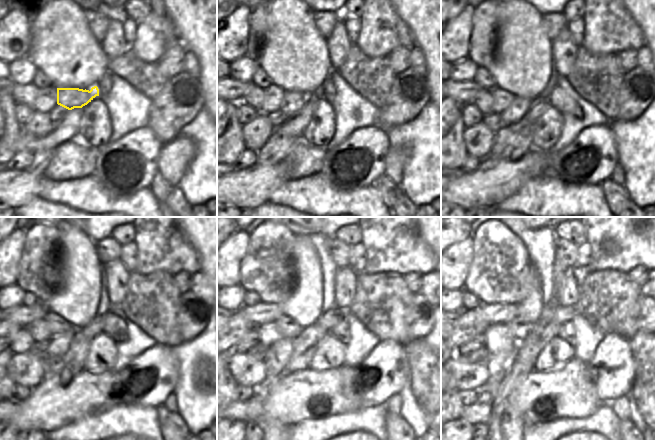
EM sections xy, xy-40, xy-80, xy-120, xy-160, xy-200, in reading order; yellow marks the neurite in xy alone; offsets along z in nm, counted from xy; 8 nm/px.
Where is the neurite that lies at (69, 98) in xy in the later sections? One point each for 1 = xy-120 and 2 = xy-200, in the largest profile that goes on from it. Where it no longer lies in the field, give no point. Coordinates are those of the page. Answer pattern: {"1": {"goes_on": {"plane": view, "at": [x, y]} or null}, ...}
{"1": {"goes_on": {"plane": "xy-120", "at": [58, 345]}}, "2": {"goes_on": {"plane": "xy-200", "at": [499, 365]}}}

